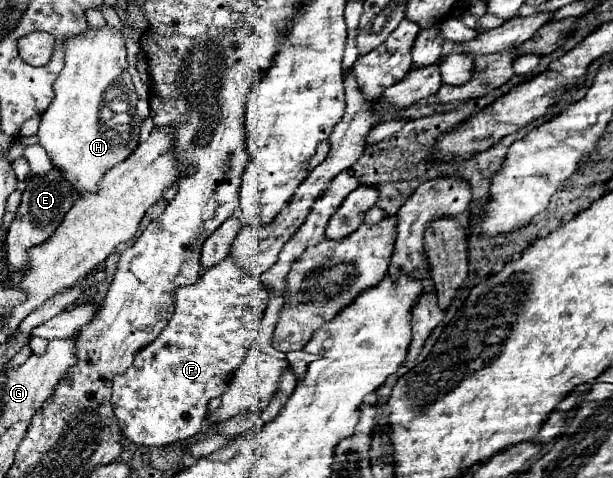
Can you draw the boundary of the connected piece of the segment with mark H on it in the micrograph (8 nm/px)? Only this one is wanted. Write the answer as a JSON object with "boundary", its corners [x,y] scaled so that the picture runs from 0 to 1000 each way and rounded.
{"boundary":[[[173,50],[166,59],[144,59],[134,71],[111,75],[104,84],[101,105],[104,105],[104,142],[88,172],[91,201],[78,222],[78,230],[69,238],[62,289],[65,305],[78,318],[85,343],[104,360],[104,372],[114,377],[114,385],[124,393],[127,406],[157,402],[157,385],[163,381],[170,360],[189,347],[196,335],[206,335],[206,326],[219,318],[219,310],[225,305],[225,285],[232,264],[232,251],[222,238],[225,197],[209,151],[206,79],[199,63],[189,63],[186,54]]]}

